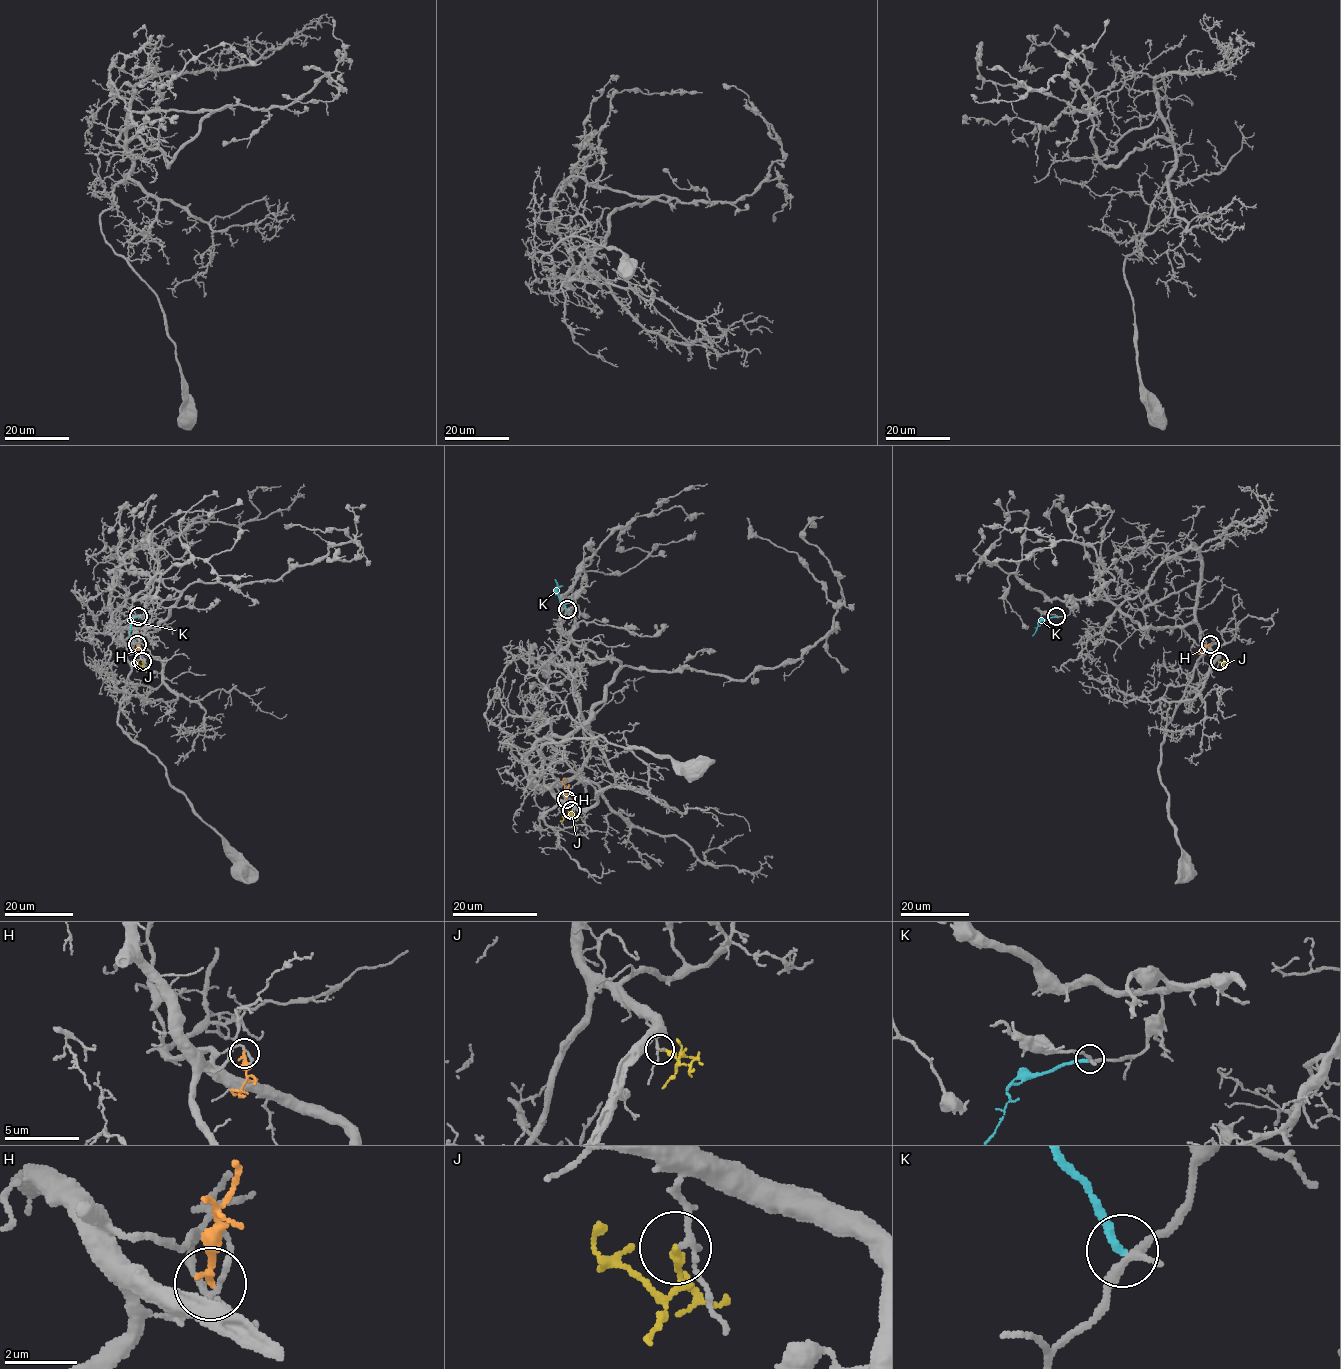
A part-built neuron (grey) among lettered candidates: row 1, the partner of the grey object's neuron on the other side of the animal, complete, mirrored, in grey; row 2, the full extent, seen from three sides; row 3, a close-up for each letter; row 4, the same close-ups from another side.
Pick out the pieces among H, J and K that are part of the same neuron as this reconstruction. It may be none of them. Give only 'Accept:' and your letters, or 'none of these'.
Accept: J

